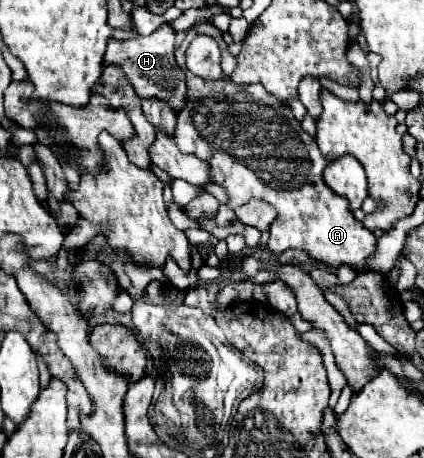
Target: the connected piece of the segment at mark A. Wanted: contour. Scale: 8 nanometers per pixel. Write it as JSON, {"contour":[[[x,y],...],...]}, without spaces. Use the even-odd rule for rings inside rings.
{"contour":[[[204,22],[192,26],[182,46],[175,49],[176,62],[188,80],[188,100],[192,100],[178,114],[176,144],[180,150],[210,162],[212,180],[226,188],[226,204],[232,210],[246,204],[250,198],[262,198],[276,208],[278,216],[269,227],[268,248],[272,254],[280,256],[284,250],[296,248],[330,268],[346,264],[356,272],[374,272],[368,270],[368,258],[376,252],[374,234],[366,232],[366,228],[354,220],[346,198],[332,194],[332,190],[324,186],[322,170],[328,166],[328,158],[320,154],[316,142],[300,128],[290,108],[280,104],[268,110],[212,110],[216,102],[228,102],[242,92],[258,98],[256,104],[262,106],[276,100],[262,86],[258,90],[256,84],[236,86],[230,80],[204,80],[194,76],[186,67],[185,53],[192,38],[200,32],[208,32],[218,44],[224,42],[222,32],[214,24]],[[226,148],[232,148],[232,152]]]}

